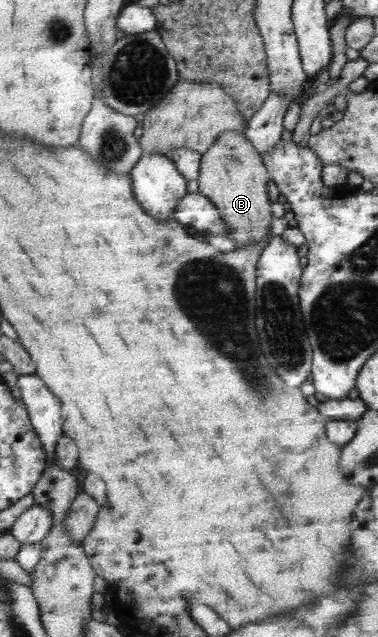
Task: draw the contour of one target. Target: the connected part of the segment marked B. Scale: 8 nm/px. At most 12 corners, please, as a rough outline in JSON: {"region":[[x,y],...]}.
{"region":[[242,132],[200,155],[198,193],[236,248],[271,224],[267,176]]}

